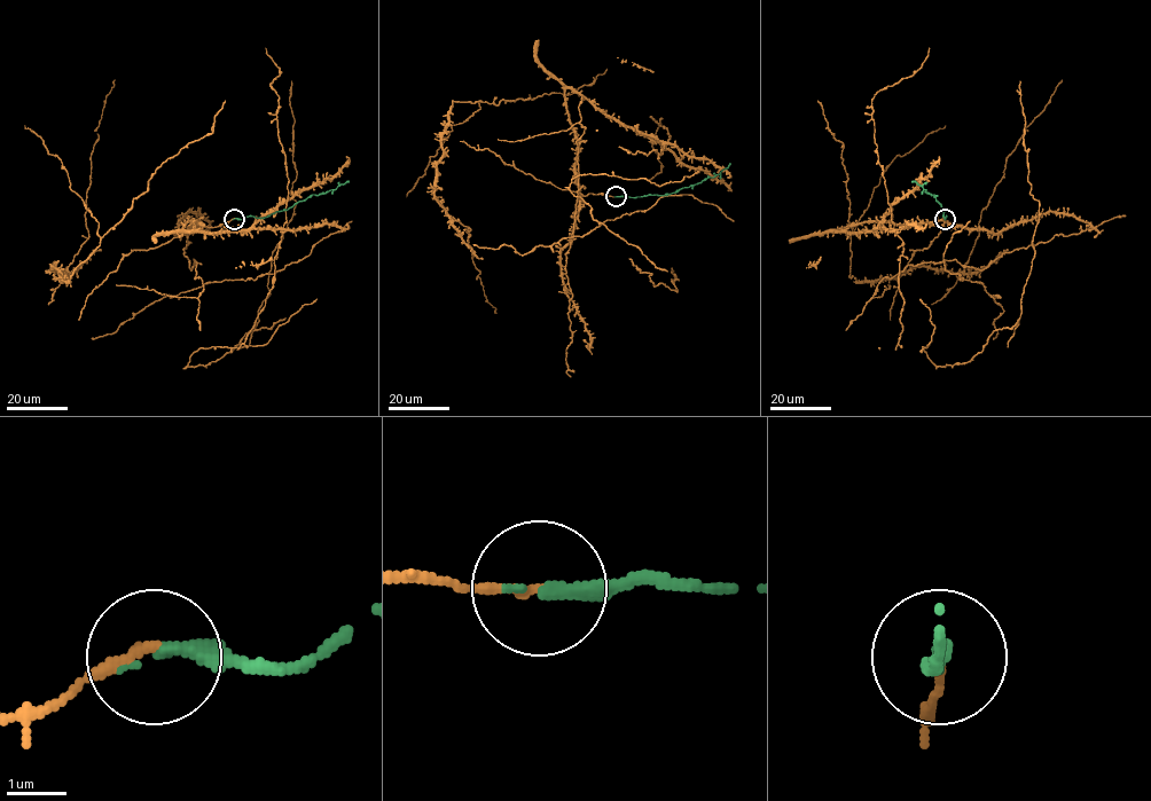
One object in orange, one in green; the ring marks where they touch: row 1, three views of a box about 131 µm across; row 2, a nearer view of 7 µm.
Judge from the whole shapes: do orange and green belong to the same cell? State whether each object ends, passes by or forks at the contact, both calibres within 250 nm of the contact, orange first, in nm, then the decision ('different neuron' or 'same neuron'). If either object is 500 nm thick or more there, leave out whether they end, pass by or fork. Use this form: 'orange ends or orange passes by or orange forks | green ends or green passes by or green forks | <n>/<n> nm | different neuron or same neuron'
orange ends | green ends | 150/260 nm | same neuron

